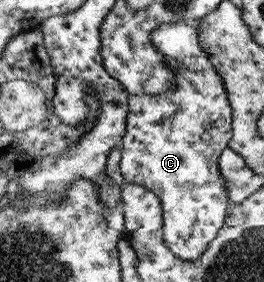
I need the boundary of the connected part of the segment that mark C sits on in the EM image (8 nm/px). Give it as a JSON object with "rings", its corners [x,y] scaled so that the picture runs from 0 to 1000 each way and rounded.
{"rings":[[[667,78],[610,89],[580,113],[580,152],[602,181],[633,191],[648,238],[663,238],[667,309],[633,333],[500,340],[485,465],[466,496],[466,628],[477,645],[553,660],[602,691],[617,713],[633,872],[678,915],[735,922],[761,911],[792,879],[795,858],[826,837],[822,819],[860,766],[860,738],[875,730],[852,628],[830,613],[826,567],[879,486],[879,387],[837,266],[803,245],[792,188],[761,181],[754,99],[739,85]]]}

